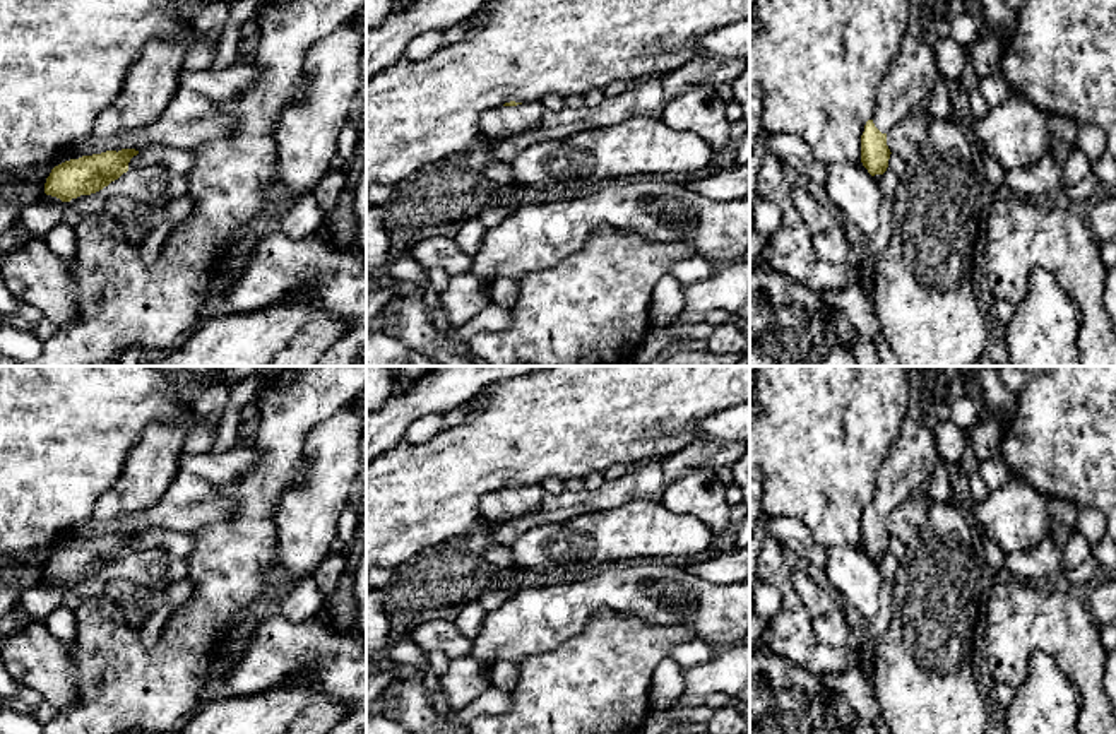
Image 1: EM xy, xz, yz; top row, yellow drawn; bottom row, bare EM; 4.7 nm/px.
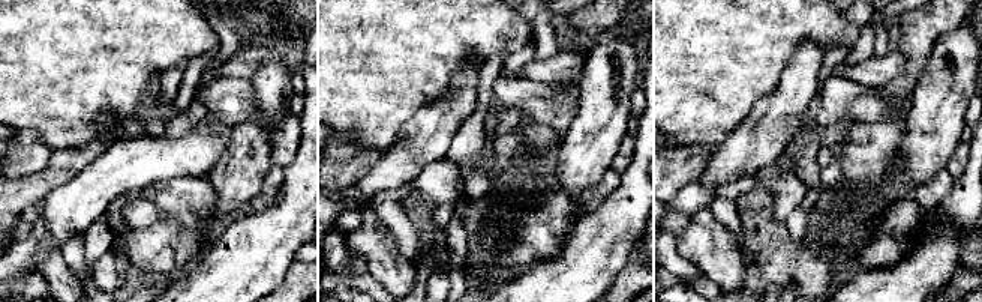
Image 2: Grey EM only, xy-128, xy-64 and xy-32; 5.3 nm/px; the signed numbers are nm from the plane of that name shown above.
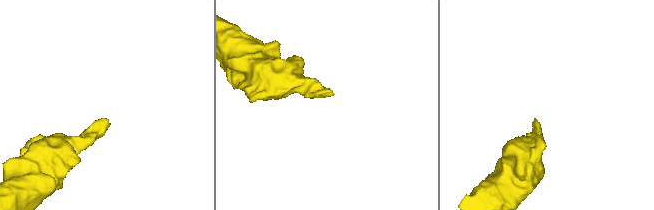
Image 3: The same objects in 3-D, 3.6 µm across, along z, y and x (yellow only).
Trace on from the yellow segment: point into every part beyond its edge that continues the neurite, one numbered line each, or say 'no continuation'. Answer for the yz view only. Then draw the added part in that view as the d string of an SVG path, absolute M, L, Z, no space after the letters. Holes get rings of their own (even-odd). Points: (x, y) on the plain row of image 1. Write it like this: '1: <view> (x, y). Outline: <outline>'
1: yz (909, 464). Outline: M905 417L880 476L873 506L882 517L914 494L923 494L940 462L933 433L923 419Z

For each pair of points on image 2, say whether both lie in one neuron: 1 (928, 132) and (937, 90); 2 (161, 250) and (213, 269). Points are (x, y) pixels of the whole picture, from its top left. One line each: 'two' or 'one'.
1: one
2: two

